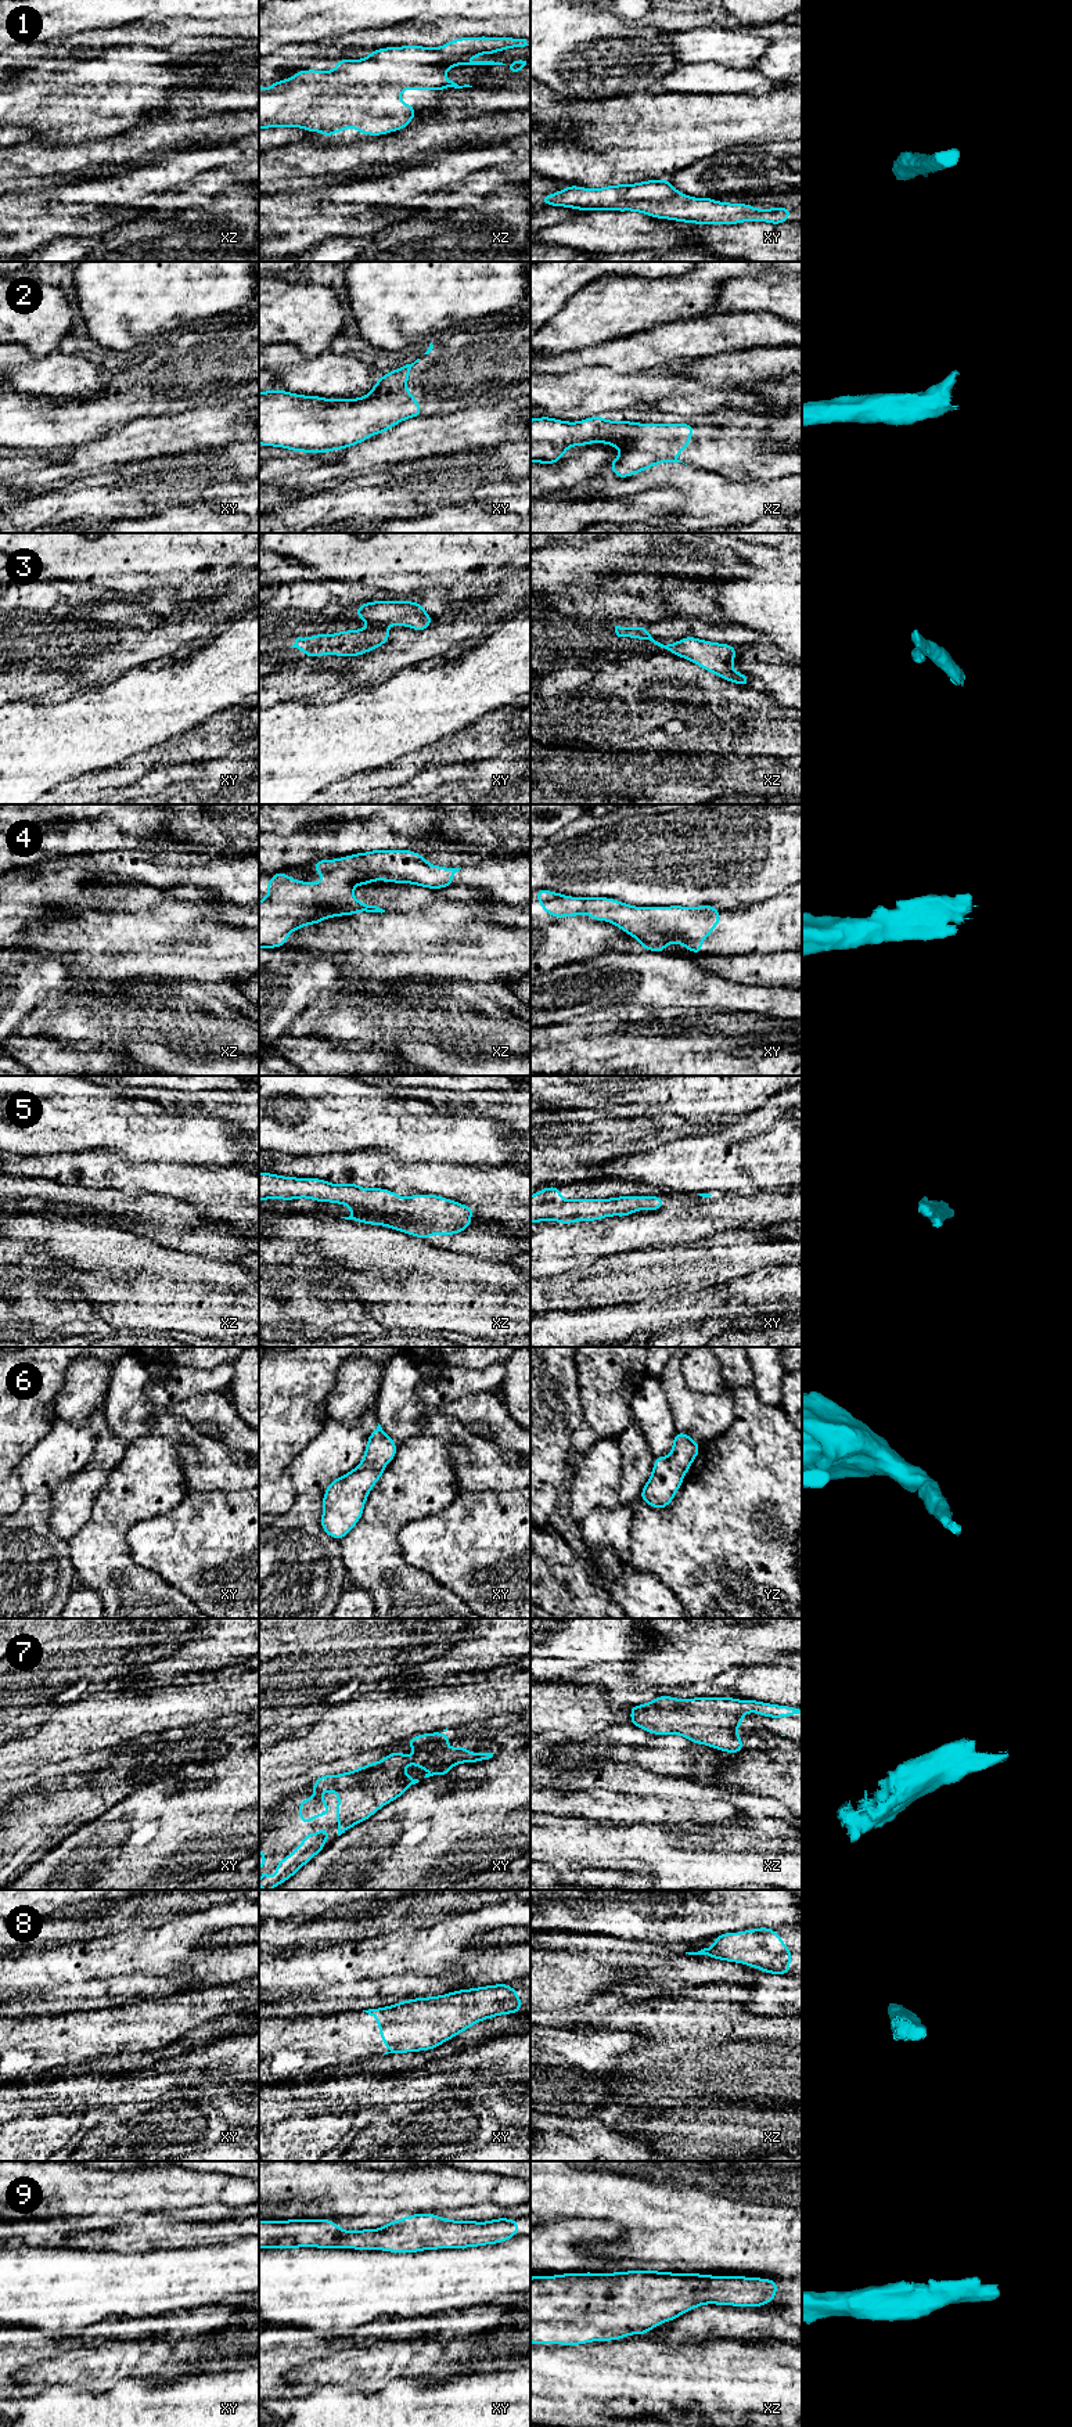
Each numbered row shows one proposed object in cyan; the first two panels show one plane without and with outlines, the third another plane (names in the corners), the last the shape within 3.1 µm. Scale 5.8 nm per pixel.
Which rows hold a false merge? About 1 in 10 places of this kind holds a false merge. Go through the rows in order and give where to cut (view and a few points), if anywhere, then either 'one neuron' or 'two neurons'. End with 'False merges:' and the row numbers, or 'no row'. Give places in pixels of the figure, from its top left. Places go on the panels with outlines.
1: no cut | one neuron
2: no cut | one neuron
3: xy (373, 625), (384, 627) | two neurons
4: no cut | one neuron
5: no cut | one neuron
6: no cut | one neuron
7: no cut | one neuron
8: no cut | one neuron
9: no cut | one neuron
False merges: 3

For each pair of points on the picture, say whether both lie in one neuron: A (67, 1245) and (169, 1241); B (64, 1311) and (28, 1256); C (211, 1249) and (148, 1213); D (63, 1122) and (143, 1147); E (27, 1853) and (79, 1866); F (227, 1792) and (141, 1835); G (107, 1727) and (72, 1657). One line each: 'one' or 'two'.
A: two
B: two
C: one
D: one
E: two
F: one
G: two

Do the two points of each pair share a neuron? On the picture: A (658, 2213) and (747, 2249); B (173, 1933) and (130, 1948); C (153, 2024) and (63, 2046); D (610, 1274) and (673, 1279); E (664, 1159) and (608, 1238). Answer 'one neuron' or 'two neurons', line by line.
A: one neuron
B: one neuron
C: one neuron
D: one neuron
E: two neurons

